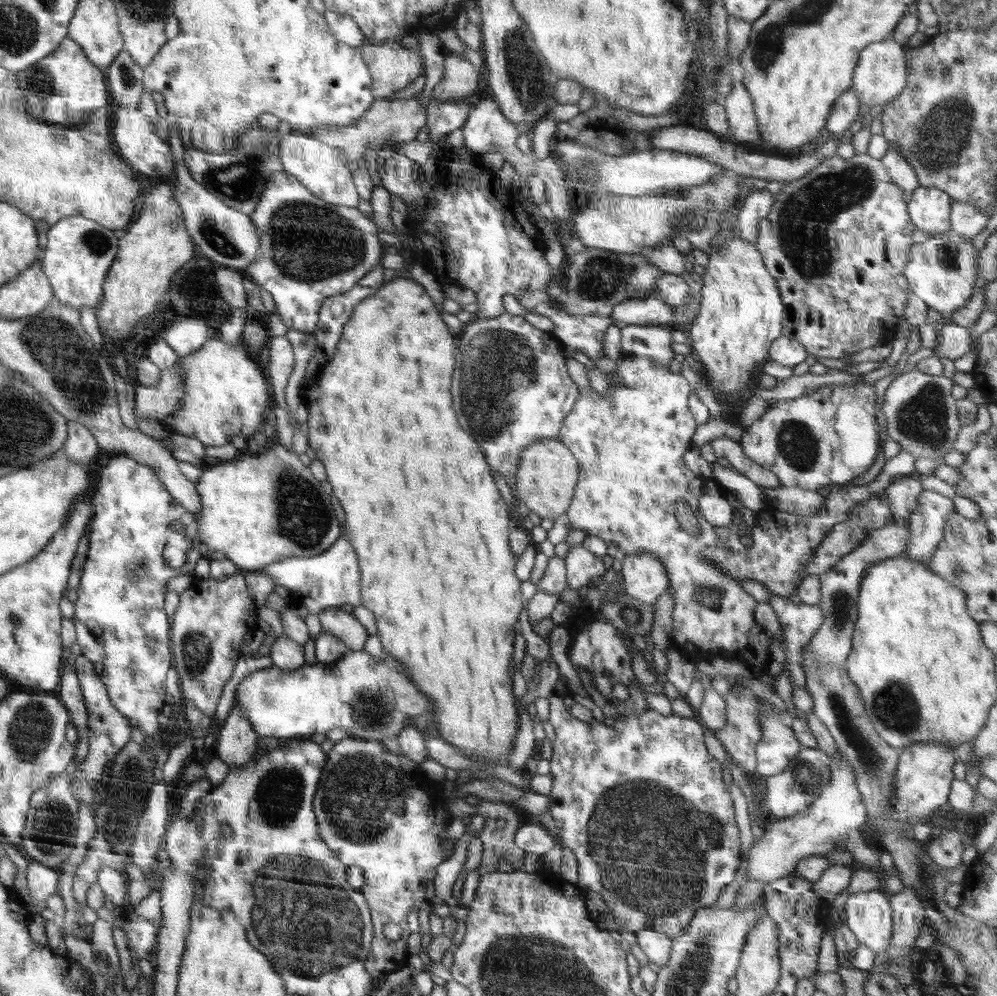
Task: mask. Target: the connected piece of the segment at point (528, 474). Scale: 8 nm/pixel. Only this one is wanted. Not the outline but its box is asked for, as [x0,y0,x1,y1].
[516,439,578,519]

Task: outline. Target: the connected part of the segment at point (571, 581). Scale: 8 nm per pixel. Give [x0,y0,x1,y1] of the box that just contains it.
[564,545,607,589]

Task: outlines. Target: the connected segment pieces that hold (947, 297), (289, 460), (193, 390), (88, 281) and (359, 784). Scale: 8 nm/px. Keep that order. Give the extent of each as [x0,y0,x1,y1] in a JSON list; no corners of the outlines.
[[903,232,979,314],[195,442,342,572],[161,333,275,446],[41,215,119,308],[313,736,452,978]]

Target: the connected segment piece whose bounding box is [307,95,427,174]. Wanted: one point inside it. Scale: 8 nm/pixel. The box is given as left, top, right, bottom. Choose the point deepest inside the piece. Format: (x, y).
(399, 120)

